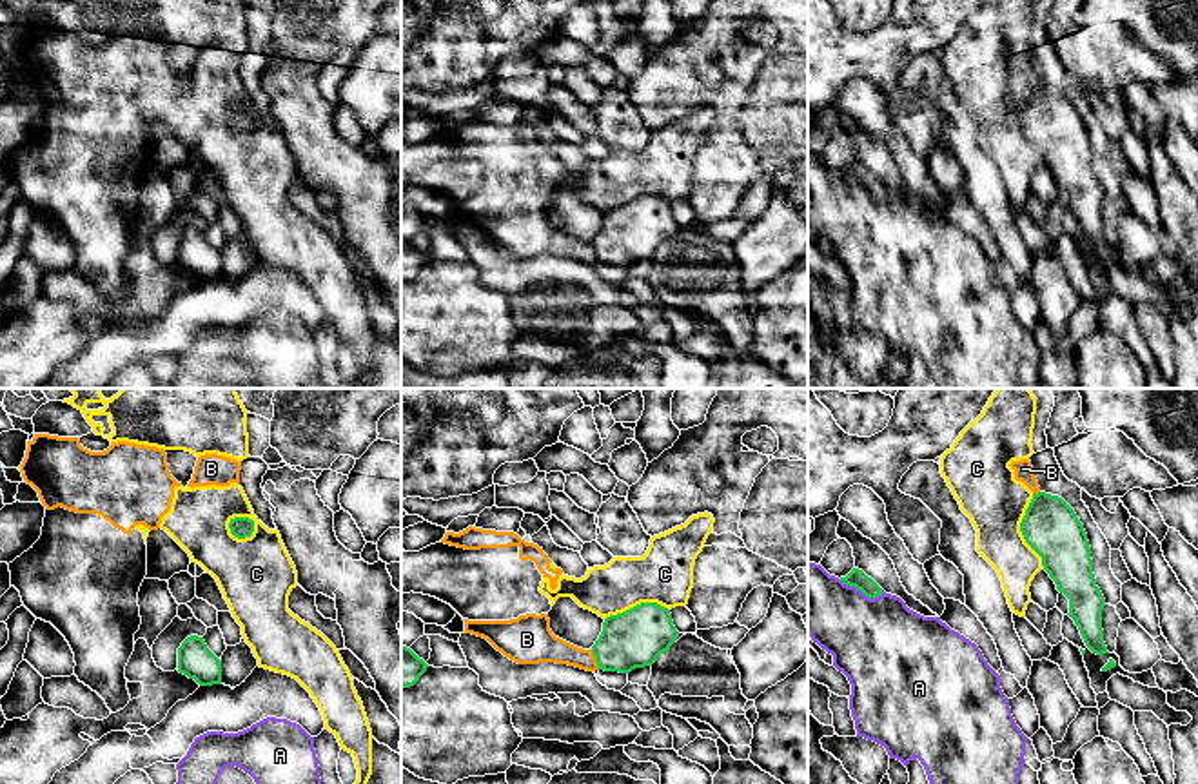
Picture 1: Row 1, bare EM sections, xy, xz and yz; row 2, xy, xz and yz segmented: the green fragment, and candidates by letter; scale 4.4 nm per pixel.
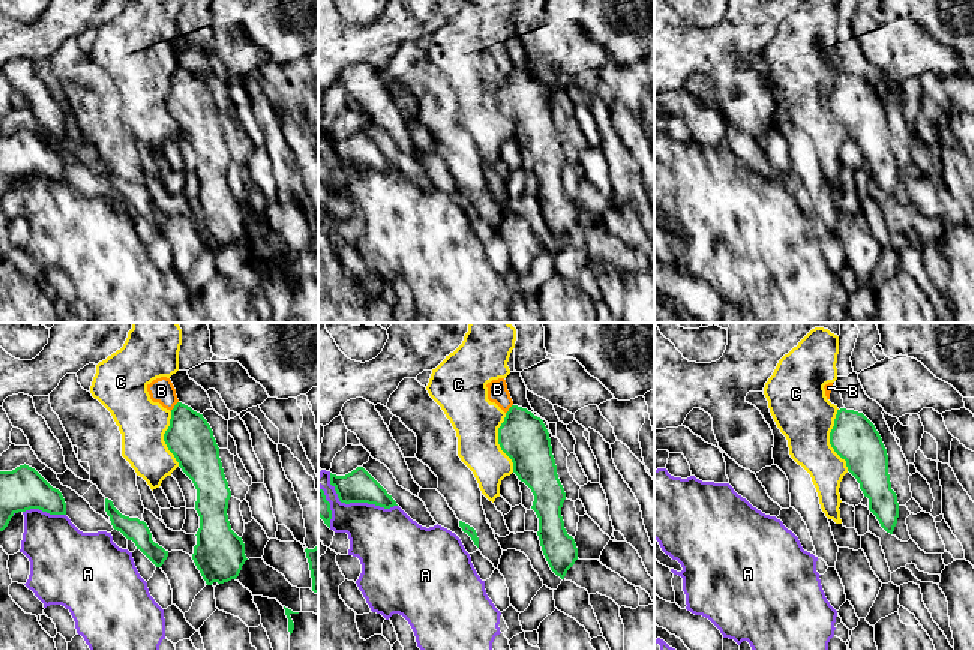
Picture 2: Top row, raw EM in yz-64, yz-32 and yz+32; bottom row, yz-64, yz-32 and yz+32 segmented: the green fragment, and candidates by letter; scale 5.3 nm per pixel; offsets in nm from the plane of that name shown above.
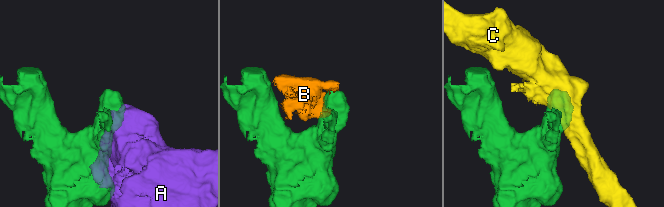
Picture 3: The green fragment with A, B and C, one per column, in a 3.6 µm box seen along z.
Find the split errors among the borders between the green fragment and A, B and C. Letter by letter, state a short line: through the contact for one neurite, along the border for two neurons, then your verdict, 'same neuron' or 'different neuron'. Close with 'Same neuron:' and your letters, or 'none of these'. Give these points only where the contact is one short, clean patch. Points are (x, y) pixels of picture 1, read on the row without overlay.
A: different neuron
B: different neuron
C: line yz (1031, 88), (1021, 117), (1021, 127), (1044, 160); different neuron
Same neuron: none of these

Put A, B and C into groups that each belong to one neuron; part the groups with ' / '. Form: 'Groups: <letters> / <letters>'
Groups: A / B C

